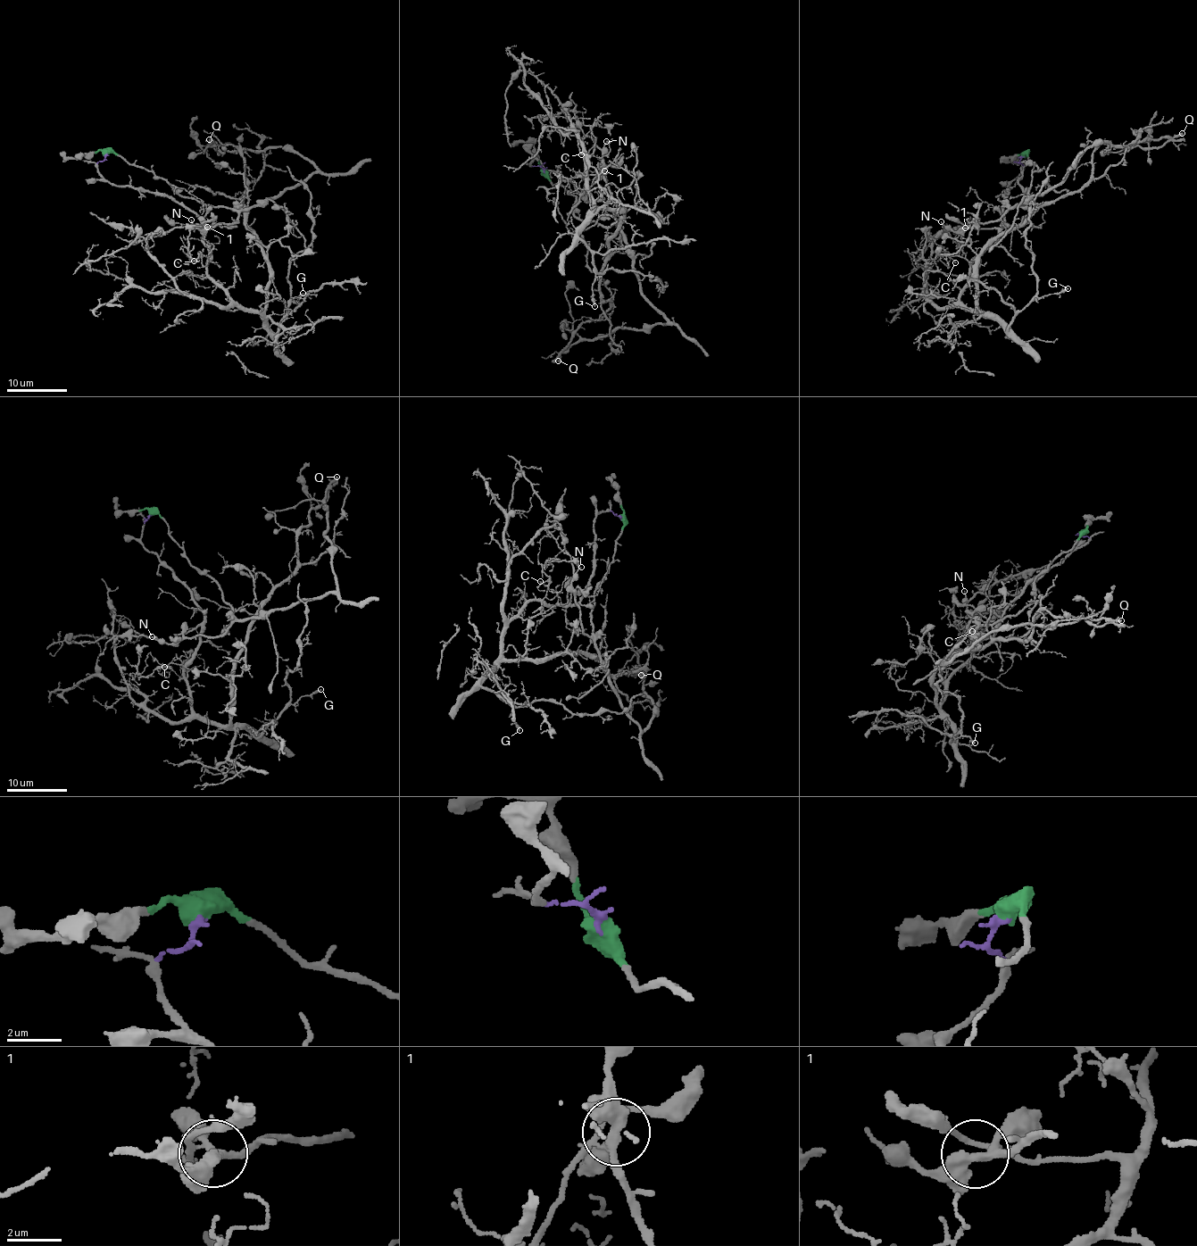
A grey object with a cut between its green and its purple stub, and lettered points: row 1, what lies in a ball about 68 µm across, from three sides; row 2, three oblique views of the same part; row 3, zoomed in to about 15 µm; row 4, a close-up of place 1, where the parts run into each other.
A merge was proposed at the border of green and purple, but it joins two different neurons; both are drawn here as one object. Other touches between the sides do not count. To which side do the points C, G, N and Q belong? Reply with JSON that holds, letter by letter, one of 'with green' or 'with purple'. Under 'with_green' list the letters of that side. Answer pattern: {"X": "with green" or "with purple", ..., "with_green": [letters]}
{"C": "with purple", "G": "with purple", "N": "with green", "Q": "with green", "with_green": ["N", "Q"]}

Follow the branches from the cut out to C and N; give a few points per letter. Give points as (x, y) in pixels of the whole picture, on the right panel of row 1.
C: (1021, 157), (1024, 170), (1002, 194), (1000, 239), (968, 260), (952, 256), (955, 262)
N: (1022, 157), (1027, 160), (1018, 179), (1028, 191), (1026, 203), (957, 231), (942, 221)

